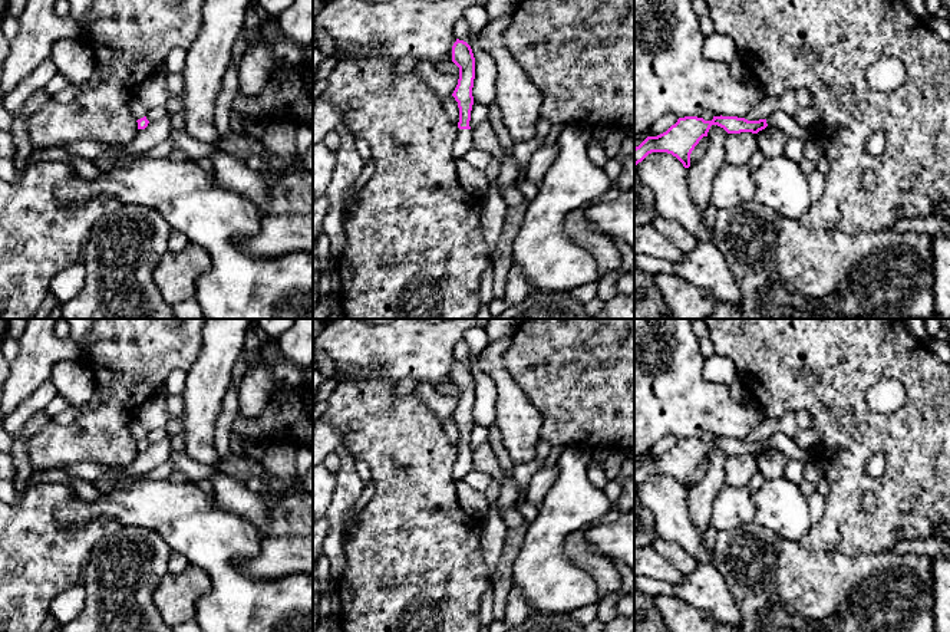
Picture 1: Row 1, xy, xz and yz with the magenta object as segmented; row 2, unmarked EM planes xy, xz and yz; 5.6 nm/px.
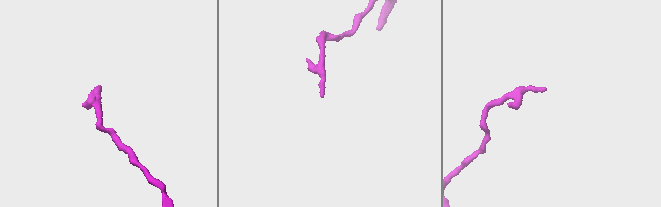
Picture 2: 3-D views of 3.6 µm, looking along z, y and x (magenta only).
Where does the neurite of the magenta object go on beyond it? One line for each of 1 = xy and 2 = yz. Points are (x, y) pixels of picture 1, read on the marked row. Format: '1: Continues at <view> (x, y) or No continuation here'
1: No continuation here
2: No continuation here

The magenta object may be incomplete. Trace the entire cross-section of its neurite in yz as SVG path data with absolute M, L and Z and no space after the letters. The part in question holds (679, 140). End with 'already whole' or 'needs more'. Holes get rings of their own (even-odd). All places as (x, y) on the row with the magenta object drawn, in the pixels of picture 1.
M697 116L679 118L666 132L657 136L647 136L639 147L634 148L634 167L652 152L667 152L676 157L685 168L690 167L690 154L712 125L723 128L728 134L752 132L768 126L766 119L748 121L738 116L713 116L712 121L705 121Z; already whole

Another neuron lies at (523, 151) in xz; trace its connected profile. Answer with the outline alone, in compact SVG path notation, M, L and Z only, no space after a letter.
M534 136L528 141L514 144L512 152L517 159L519 174L525 172L532 154L537 149L542 148L544 145L545 145L544 138L538 138L538 136Z

